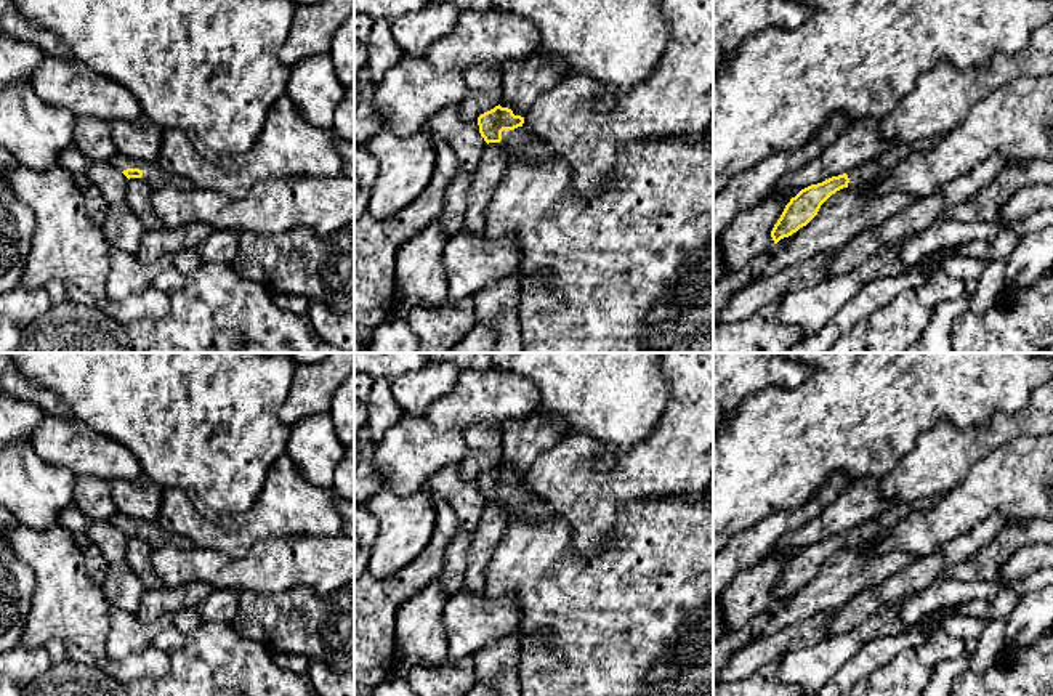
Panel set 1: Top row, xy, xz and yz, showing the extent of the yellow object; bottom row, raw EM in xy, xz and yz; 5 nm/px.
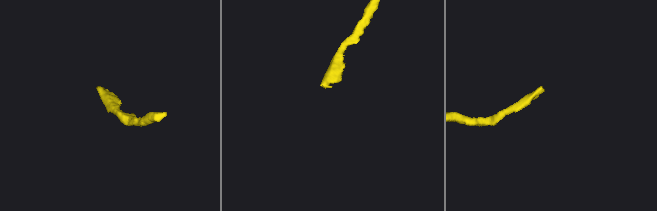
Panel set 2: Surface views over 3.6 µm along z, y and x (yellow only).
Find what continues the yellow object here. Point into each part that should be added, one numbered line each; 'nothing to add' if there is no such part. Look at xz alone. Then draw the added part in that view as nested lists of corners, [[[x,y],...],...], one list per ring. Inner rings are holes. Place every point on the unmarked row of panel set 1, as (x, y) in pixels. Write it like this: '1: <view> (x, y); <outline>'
1: xz (518, 502); [[[524,486],[503,489],[500,505],[505,510],[508,521],[524,518],[535,523],[551,515],[550,505]]]

